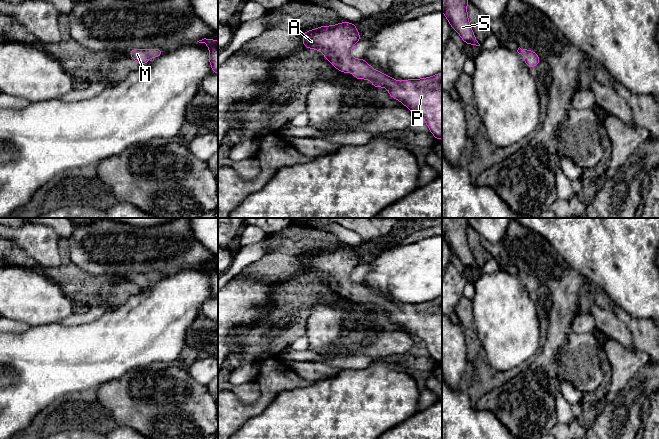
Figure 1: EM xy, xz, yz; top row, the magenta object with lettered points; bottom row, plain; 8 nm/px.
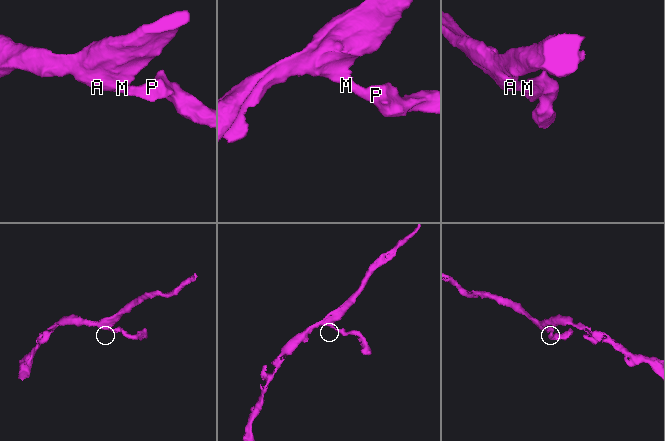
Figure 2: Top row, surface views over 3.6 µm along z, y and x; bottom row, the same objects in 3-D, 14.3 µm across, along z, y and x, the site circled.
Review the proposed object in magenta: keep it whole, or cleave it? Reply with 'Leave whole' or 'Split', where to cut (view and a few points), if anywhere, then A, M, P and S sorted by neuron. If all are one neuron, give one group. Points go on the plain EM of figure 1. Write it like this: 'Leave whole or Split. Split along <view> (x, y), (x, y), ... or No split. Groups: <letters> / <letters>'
Leave whole. No split. Groups: A M P S

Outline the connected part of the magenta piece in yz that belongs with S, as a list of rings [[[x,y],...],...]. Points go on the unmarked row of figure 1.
[[[442,218],[442,236],[466,268],[480,270],[468,245],[466,218]]]

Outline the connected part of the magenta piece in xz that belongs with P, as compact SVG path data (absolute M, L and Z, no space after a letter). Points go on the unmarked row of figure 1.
M347 245L320 250L302 257L303 271L321 275L342 297L354 297L354 302L371 303L373 311L386 311L389 319L402 326L416 340L423 342L437 364L442 363L442 296L429 302L401 306L373 293L363 282L351 281L353 269L361 264L357 248Z

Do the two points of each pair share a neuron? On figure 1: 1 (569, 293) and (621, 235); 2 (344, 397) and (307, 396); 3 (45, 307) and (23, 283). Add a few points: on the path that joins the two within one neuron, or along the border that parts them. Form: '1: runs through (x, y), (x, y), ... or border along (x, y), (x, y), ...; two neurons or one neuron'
1: border along (565, 262), (585, 280); two neurons
2: runs through (335, 397), (316, 397); one neuron
3: runs through (39, 301), (27, 289); one neuron

